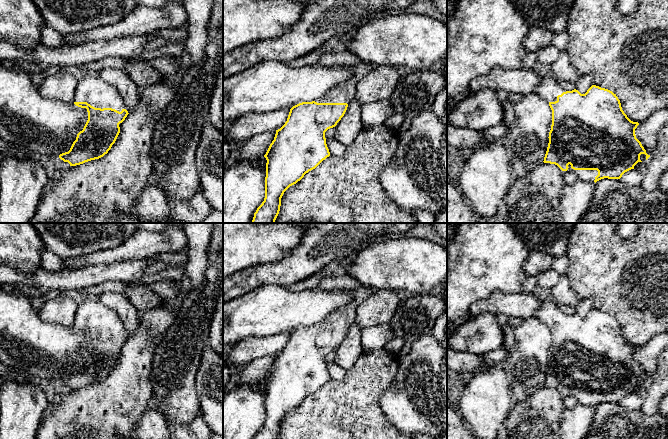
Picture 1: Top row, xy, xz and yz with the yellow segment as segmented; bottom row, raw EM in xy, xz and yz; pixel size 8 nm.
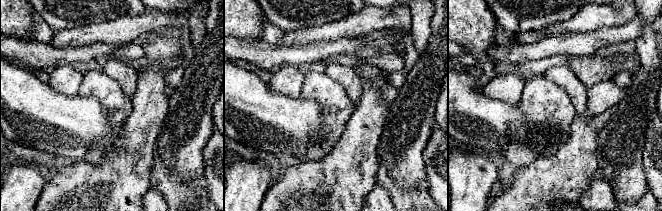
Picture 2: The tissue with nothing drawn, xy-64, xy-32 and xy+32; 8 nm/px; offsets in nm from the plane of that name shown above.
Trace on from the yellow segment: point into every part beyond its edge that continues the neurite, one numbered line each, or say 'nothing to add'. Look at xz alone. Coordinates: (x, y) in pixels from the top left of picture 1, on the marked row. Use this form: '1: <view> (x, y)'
1: xz (344, 92)

